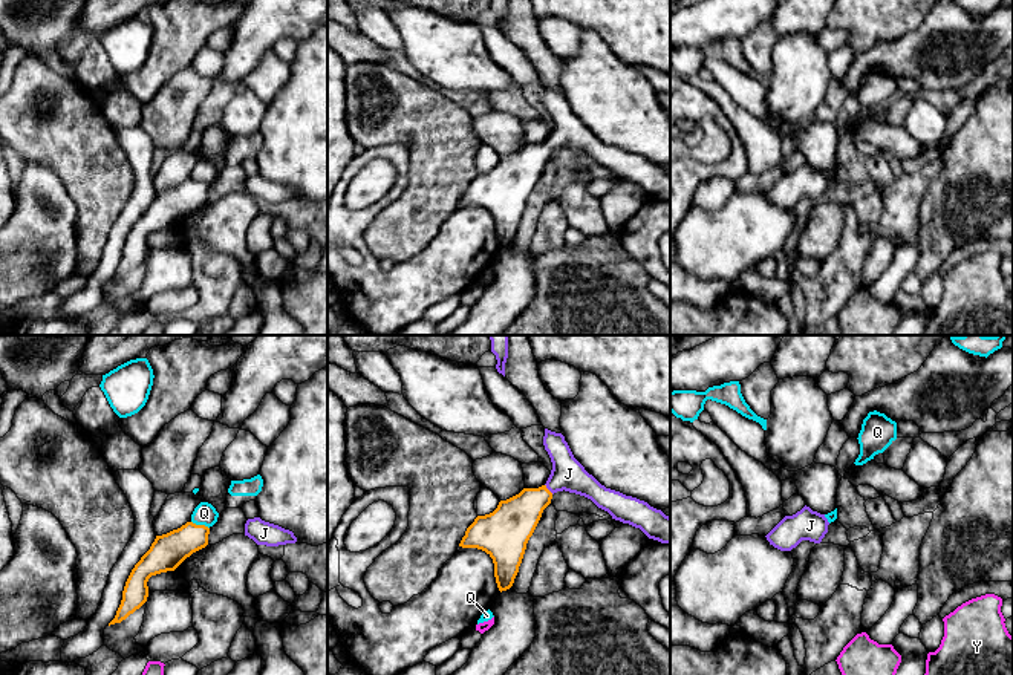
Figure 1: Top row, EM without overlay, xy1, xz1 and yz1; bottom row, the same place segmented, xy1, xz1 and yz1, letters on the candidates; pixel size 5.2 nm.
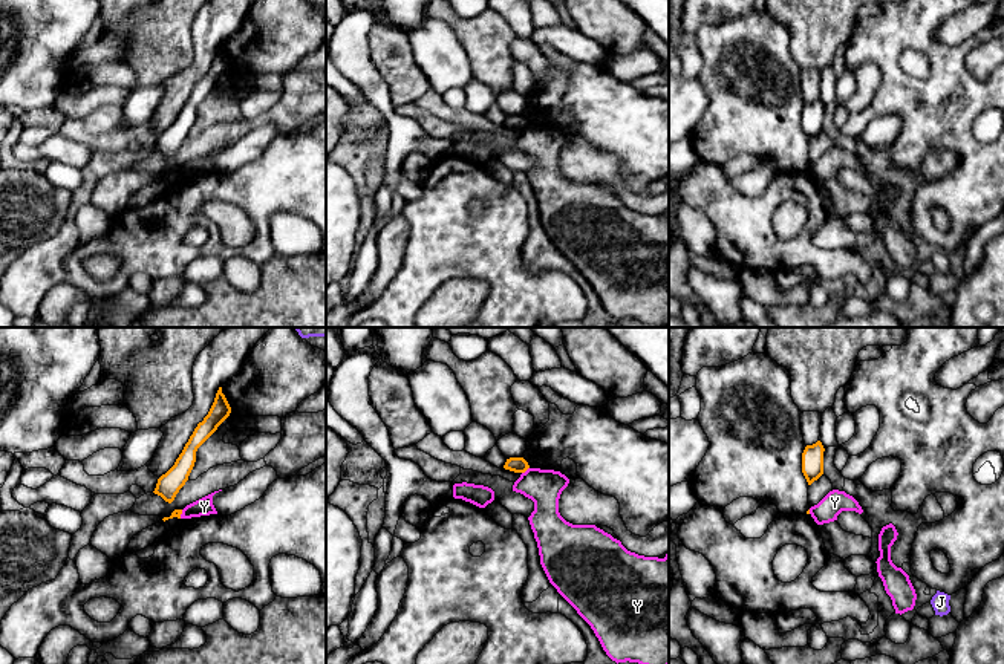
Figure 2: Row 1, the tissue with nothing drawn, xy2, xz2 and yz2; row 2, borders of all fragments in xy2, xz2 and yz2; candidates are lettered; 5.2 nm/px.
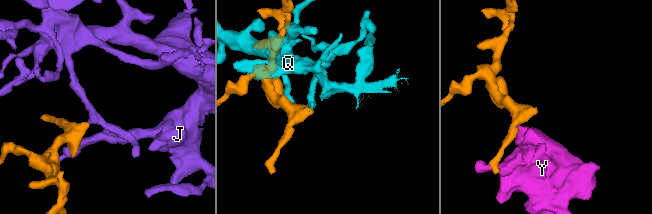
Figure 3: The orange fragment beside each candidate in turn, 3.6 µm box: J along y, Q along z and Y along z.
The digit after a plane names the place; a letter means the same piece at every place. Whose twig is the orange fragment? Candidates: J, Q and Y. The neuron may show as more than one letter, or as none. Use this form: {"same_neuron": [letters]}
{"same_neuron": ["J"]}

